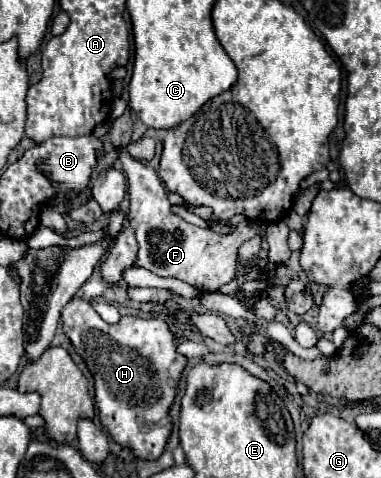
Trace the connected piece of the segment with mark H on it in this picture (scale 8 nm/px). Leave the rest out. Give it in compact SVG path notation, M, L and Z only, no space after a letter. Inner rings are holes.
M74 297L66 303L62 309L62 329L66 337L72 341L80 357L84 357L88 369L94 375L94 389L96 389L96 403L98 403L98 417L100 423L108 429L112 439L128 447L136 457L142 459L158 459L164 451L164 445L168 441L172 421L168 417L168 409L174 401L176 383L180 377L182 367L186 365L186 357L176 353L176 345L182 341L182 337L174 335L166 321L162 319L138 319L138 317L122 317L120 323L110 325L100 319L100 315L94 311L92 303Z

